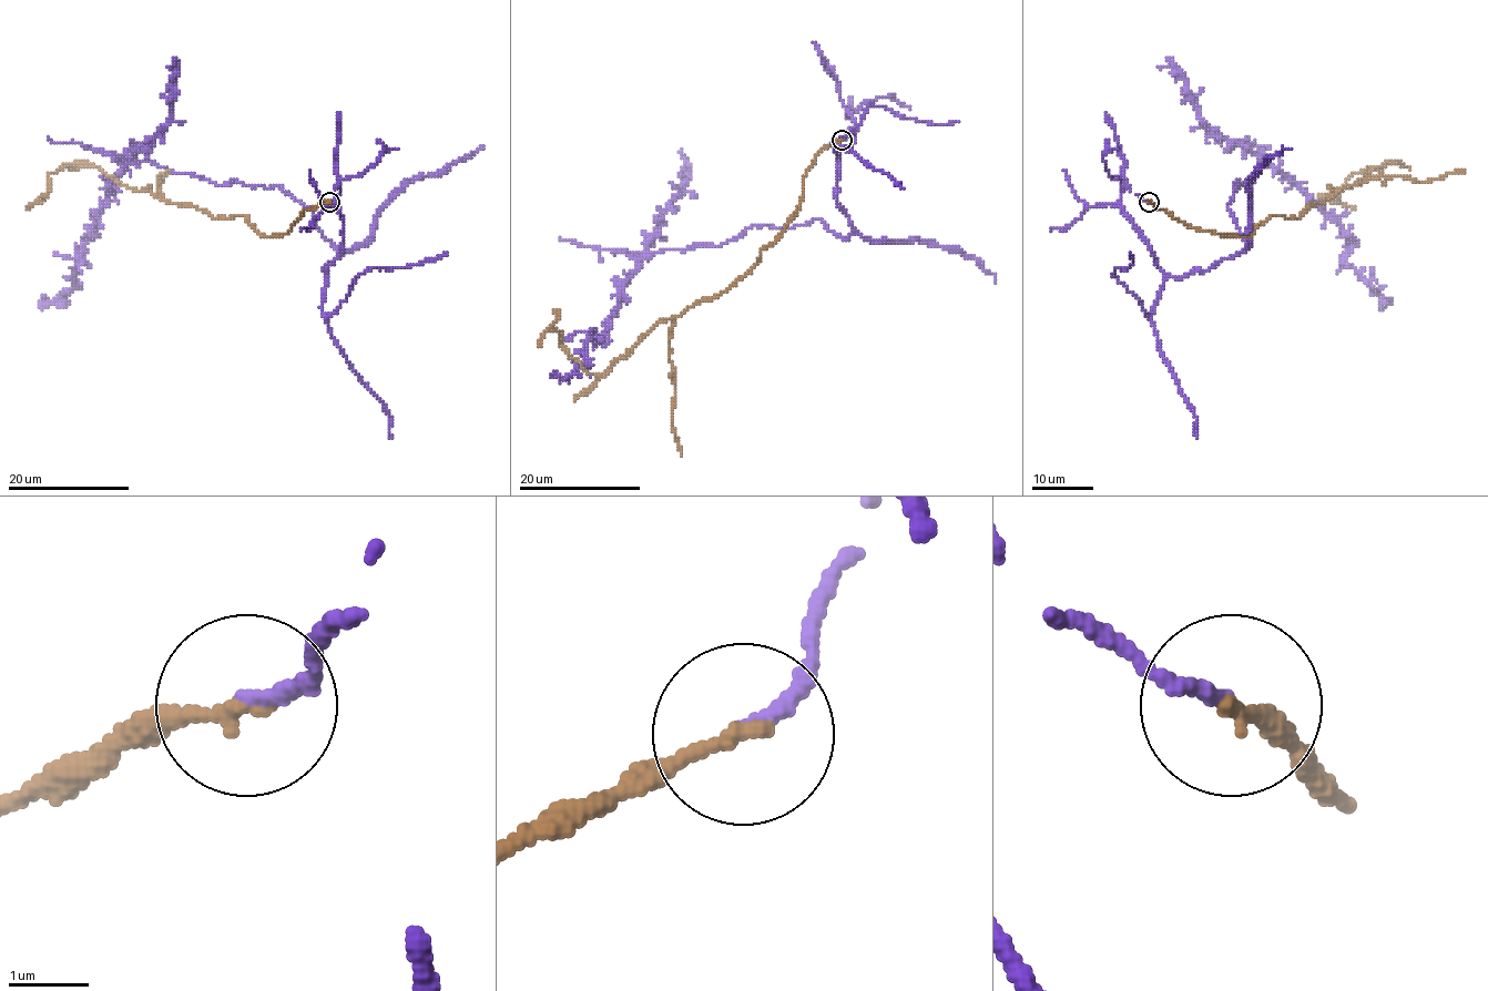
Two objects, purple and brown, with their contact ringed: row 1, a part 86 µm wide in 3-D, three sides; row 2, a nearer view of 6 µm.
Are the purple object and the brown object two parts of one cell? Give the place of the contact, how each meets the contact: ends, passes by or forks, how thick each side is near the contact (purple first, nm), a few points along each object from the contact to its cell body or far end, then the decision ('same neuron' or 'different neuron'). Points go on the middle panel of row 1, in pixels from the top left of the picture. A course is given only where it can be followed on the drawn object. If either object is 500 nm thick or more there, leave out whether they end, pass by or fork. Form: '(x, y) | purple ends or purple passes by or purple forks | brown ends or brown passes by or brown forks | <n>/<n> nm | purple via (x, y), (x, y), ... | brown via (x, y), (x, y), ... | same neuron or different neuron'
(842, 140) | purple ends | brown ends | 180/200 nm | purple via (842, 140), (846, 113), (854, 139), (836, 187), (846, 237), (817, 217), (644, 256), (585, 360), (554, 370) | brown via (842, 140), (807, 171), (797, 212), (756, 264), (658, 323), (604, 375), (560, 343), (557, 309) | same neuron

